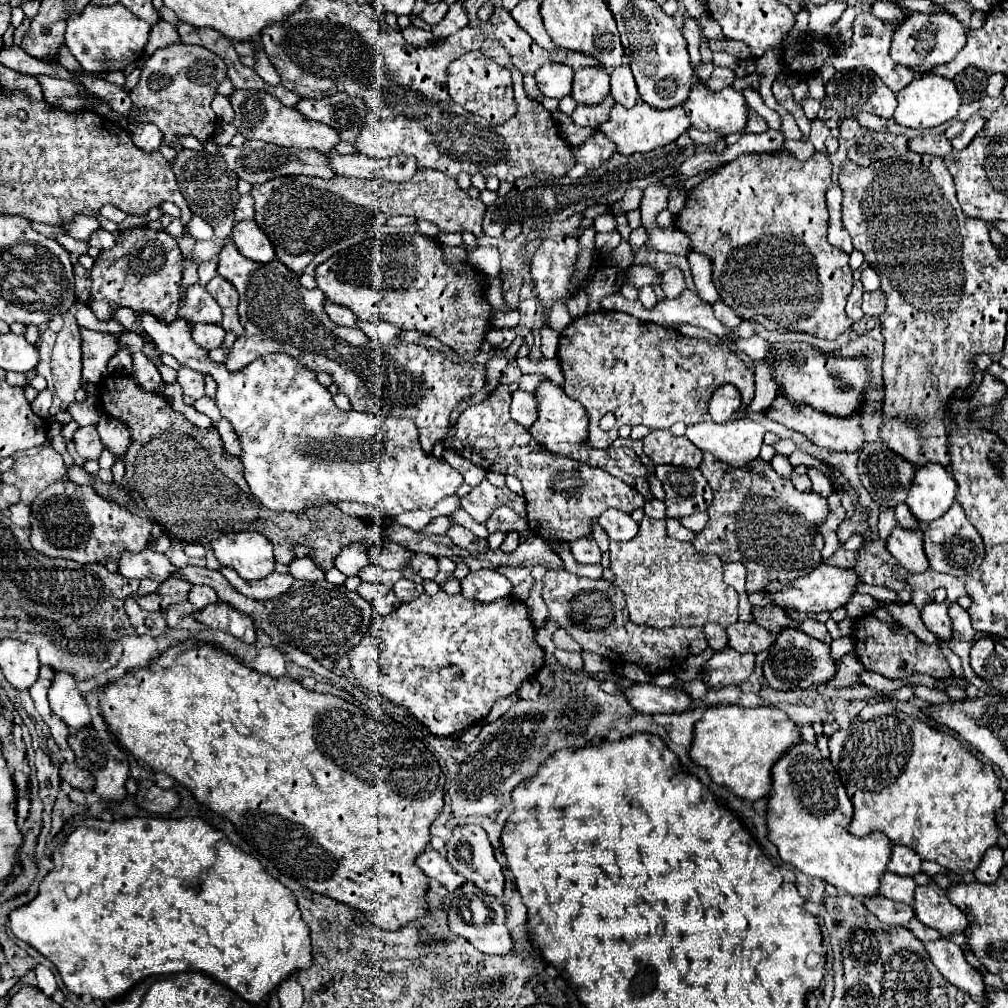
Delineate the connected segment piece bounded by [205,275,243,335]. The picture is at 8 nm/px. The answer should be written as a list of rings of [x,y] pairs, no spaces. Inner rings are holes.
[[[215,277],[211,279],[205,289],[211,293],[211,297],[221,305],[223,309],[223,329],[225,331],[233,331],[237,335],[243,335],[243,327],[239,323],[239,315],[237,315],[237,303],[239,303],[239,293],[237,289],[223,277]]]

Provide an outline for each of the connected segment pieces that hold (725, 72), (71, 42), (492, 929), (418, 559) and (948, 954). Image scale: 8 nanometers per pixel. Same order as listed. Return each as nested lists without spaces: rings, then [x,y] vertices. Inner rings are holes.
[[[715,67],[715,71],[711,73],[711,77],[705,81],[705,85],[711,89],[711,91],[721,91],[723,87],[729,87],[735,79],[735,73],[731,69],[725,69],[725,67]]]
[[[121,3],[111,7],[87,5],[81,15],[71,15],[71,19],[67,19],[65,43],[85,71],[125,71],[127,65],[141,57],[149,41],[149,31],[151,27]]]
[[[463,883],[463,887],[441,899],[441,907],[447,913],[451,933],[467,939],[479,951],[487,955],[505,955],[513,951],[513,939],[505,923],[505,909],[497,897],[479,891],[473,883]]]
[[[415,553],[407,563],[405,563],[405,567],[409,567],[409,569],[413,569],[421,579],[433,579],[437,573],[439,573],[439,569],[437,569],[437,559],[435,557],[431,557],[431,555],[425,555],[425,553]]]
[[[929,941],[923,943],[923,947],[927,949],[933,965],[939,969],[939,973],[953,983],[957,989],[969,993],[977,1003],[979,1003],[979,995],[983,995],[985,991],[985,983],[979,971],[975,971],[963,957],[963,951],[959,945],[955,945],[953,941]]]

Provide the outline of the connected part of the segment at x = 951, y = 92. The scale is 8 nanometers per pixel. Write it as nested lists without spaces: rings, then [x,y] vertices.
[[[921,75],[919,79],[913,79],[903,91],[897,95],[897,109],[895,109],[895,123],[901,127],[911,127],[911,129],[923,129],[923,127],[937,127],[953,117],[957,117],[957,111],[961,107],[959,93],[953,85],[953,81],[943,79],[939,75]]]

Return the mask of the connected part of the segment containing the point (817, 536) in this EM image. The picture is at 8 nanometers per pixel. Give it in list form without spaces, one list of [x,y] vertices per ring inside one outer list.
[[[703,455],[703,463],[699,465],[703,477],[713,489],[713,503],[707,509],[709,523],[707,527],[697,533],[693,545],[695,549],[703,553],[715,553],[723,563],[739,561],[747,569],[747,591],[759,591],[763,583],[771,583],[771,579],[793,579],[791,571],[801,571],[805,575],[811,571],[811,567],[817,567],[821,563],[821,549],[823,549],[823,535],[819,531],[819,525],[829,515],[827,499],[809,491],[801,493],[791,487],[783,477],[779,477],[769,463],[763,459],[755,459],[747,467],[735,469],[727,467],[727,463],[719,463],[713,459],[713,455]]]

